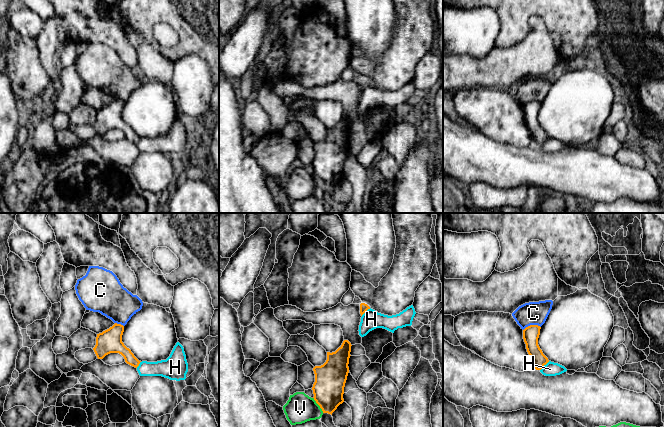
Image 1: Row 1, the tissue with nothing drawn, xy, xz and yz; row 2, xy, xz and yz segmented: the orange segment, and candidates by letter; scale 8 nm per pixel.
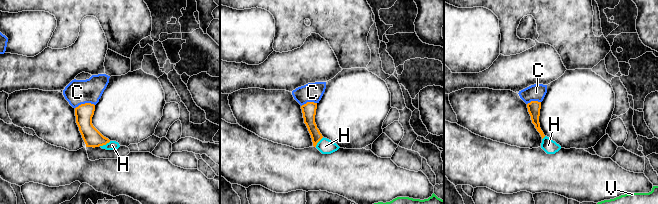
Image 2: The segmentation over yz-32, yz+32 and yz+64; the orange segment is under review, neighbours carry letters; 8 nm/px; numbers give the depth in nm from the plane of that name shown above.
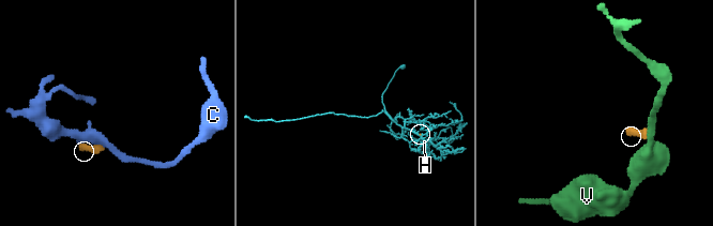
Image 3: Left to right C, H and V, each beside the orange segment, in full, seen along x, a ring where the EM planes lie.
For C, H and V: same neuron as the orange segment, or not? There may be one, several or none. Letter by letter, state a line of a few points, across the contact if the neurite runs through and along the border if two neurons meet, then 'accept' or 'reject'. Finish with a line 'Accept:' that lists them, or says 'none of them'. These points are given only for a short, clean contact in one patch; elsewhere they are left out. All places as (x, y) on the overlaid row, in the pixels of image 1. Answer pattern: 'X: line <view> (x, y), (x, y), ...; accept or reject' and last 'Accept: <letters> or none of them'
C: reject
H: line yz (549, 361), (540, 370); reject
V: line xz (313, 397), (323, 412); reject
Accept: none of them

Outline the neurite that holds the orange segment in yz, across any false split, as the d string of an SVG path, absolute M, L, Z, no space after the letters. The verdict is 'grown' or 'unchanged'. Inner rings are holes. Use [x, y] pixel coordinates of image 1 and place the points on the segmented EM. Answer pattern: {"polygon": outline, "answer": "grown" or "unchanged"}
{"polygon": "M530 325L523 330L526 349L533 362L533 367L536 370L541 370L543 366L549 362L538 345L540 329L541 327L538 325Z", "answer": "unchanged"}

